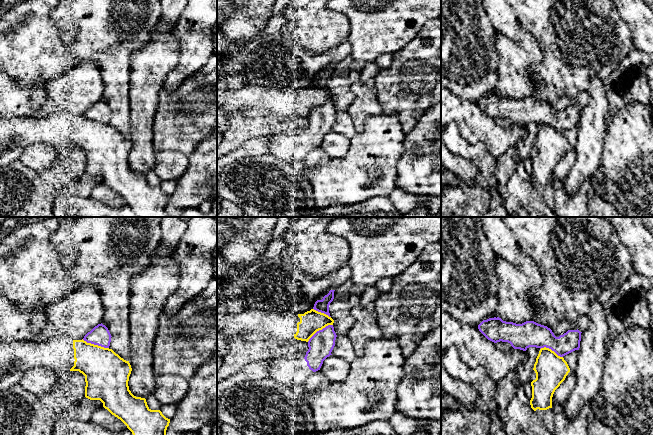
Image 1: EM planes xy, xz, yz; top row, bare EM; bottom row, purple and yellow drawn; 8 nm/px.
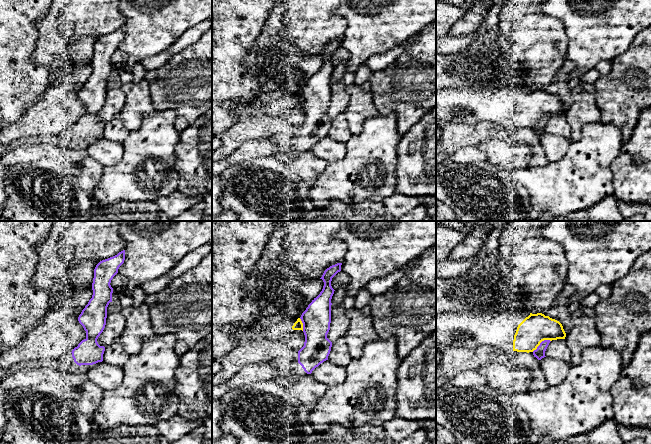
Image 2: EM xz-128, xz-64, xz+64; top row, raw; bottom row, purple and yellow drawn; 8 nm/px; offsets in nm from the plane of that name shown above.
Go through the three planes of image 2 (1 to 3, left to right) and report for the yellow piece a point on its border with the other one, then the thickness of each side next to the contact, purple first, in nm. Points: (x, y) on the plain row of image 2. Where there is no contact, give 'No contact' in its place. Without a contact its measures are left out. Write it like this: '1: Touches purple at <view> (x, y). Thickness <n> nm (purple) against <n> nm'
1: No contact
2: Touches purple at xz-64 (303, 100). Thickness 240 nm (purple) against 80 nm
3: Touches purple at xz+64 (540, 119). Thickness 90 nm (purple) against 240 nm

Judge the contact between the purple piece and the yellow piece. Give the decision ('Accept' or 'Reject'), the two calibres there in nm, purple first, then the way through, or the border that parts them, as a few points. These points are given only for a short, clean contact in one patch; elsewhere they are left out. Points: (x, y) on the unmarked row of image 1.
Reject. Thickness 160 nm (purple) against 360 nm. Boundary: xy (82, 115), (108, 124)

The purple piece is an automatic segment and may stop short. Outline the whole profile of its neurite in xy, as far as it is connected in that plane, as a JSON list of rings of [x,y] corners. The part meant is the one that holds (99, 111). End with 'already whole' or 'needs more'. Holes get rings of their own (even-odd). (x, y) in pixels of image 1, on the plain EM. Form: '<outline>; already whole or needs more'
[[[101,99],[95,102],[90,108],[88,108],[84,112],[83,116],[87,119],[109,124],[111,113],[112,112],[108,104]]]; already whole

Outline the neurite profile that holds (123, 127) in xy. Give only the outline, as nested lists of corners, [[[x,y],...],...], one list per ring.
[[[113,122],[112,126],[118,130],[121,134],[123,134],[126,137],[129,137],[129,132],[131,125],[128,122]]]

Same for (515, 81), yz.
[[[519,23],[519,41],[506,38],[499,31],[494,33],[494,46],[499,54],[496,89],[506,98],[522,100],[532,97],[536,84],[530,67],[542,61],[538,43]]]

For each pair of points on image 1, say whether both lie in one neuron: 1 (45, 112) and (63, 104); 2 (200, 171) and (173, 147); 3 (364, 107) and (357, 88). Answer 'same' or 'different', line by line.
1: same
2: different
3: same

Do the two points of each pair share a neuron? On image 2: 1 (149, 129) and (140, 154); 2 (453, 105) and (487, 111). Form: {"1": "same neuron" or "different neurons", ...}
{"1": "same neuron", "2": "same neuron"}

